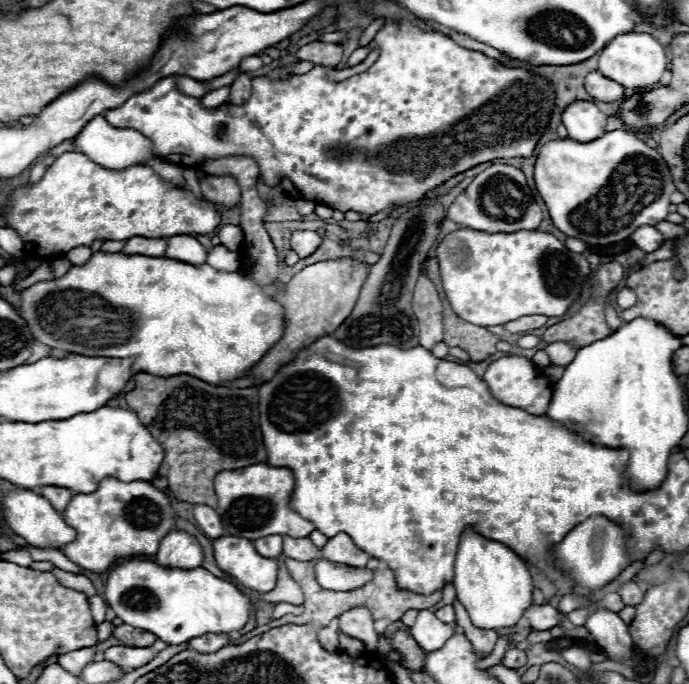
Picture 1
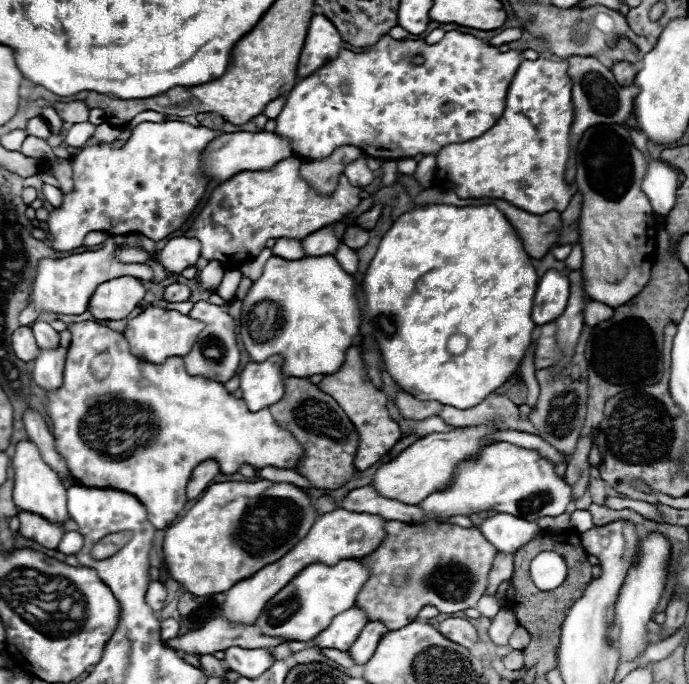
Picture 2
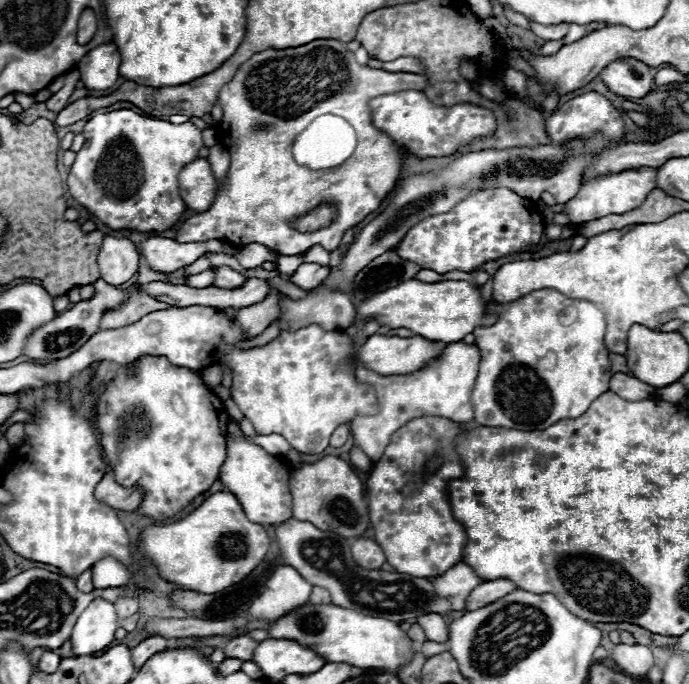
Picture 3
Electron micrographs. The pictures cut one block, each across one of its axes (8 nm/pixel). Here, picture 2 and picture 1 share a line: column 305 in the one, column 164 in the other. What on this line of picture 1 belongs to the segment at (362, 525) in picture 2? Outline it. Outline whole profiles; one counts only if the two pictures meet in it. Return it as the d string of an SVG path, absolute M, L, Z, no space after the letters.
M174 532L162 538L154 562L164 568L192 570L202 566L202 548L194 536L186 532Z

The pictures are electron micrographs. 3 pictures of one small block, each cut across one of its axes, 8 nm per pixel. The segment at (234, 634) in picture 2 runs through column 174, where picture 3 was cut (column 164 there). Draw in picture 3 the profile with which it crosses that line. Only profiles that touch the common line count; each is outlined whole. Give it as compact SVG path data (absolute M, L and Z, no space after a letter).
M150 636L146 640L142 640L136 648L132 648L132 660L134 660L134 666L142 666L148 658L152 658L154 654L166 650L166 638L162 636Z

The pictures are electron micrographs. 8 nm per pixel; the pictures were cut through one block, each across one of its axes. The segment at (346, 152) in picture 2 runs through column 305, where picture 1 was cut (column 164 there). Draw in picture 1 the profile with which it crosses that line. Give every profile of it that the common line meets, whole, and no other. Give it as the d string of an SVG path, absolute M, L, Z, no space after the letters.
M150 160L150 162L144 162L144 164L150 166L162 180L172 182L174 186L186 186L184 176L182 176L182 168L180 168L180 166L170 164L170 162L164 162L164 160Z

